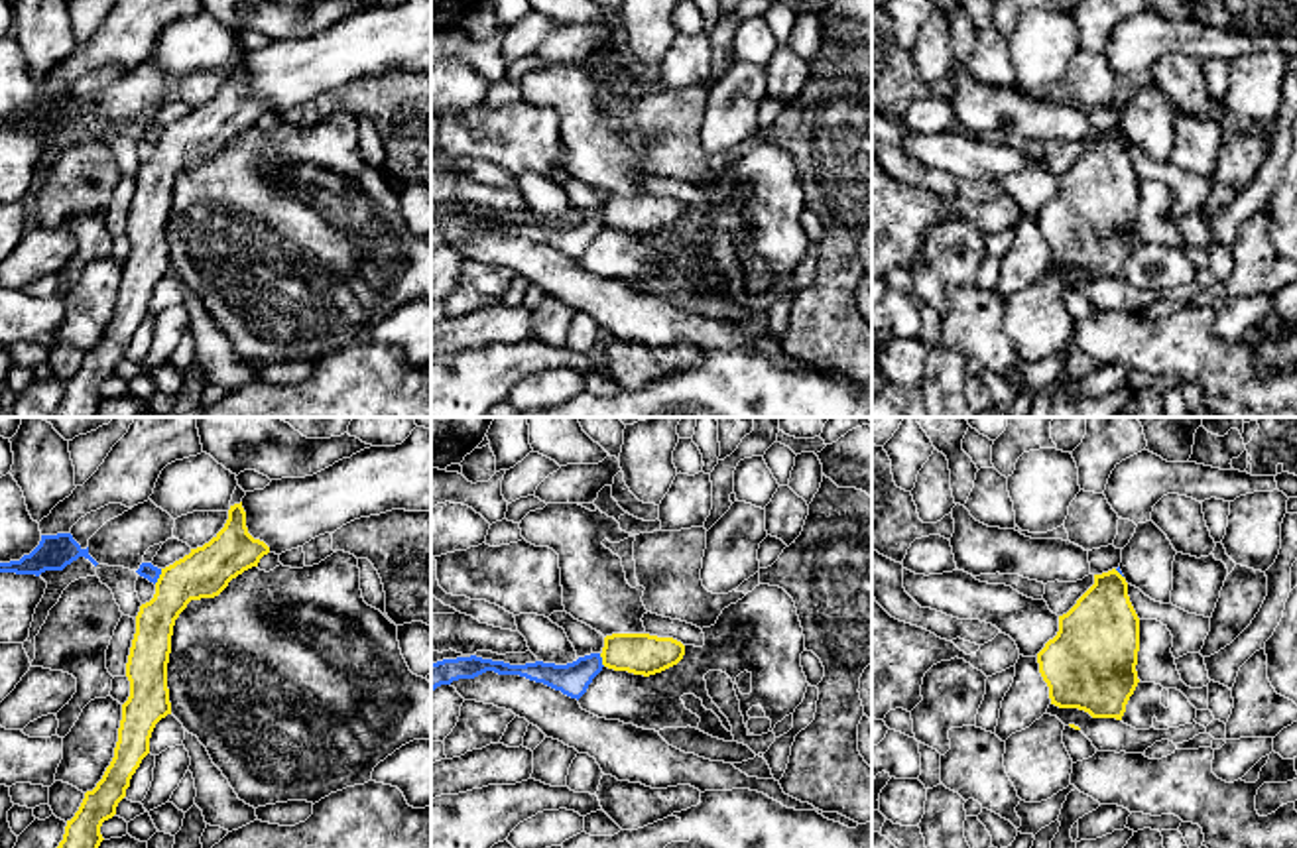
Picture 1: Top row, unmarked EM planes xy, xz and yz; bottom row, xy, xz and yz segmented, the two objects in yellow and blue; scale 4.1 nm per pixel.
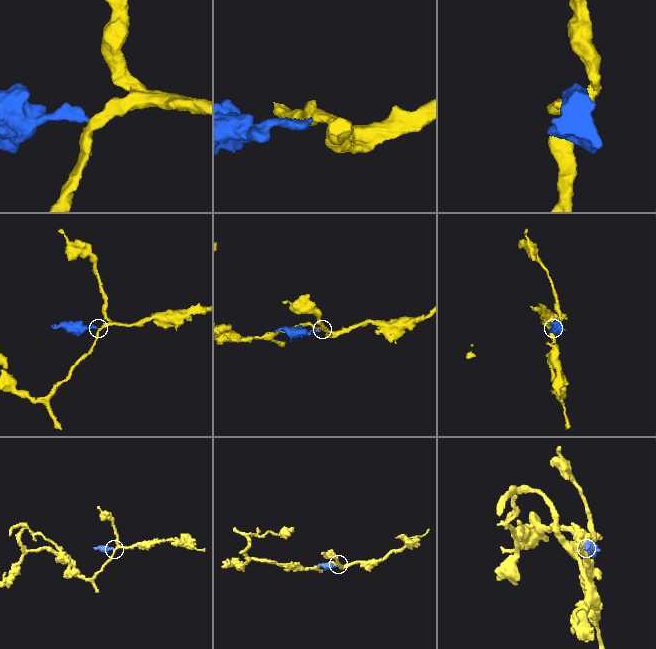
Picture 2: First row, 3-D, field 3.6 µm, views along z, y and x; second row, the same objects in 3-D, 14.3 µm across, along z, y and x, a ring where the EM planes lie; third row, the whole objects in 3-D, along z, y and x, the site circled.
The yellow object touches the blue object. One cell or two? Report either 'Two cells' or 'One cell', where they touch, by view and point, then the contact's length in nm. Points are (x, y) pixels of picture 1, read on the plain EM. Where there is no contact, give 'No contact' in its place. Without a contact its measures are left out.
Two cells. Touches yellow at xy (160, 136). Shared border 70 nm

